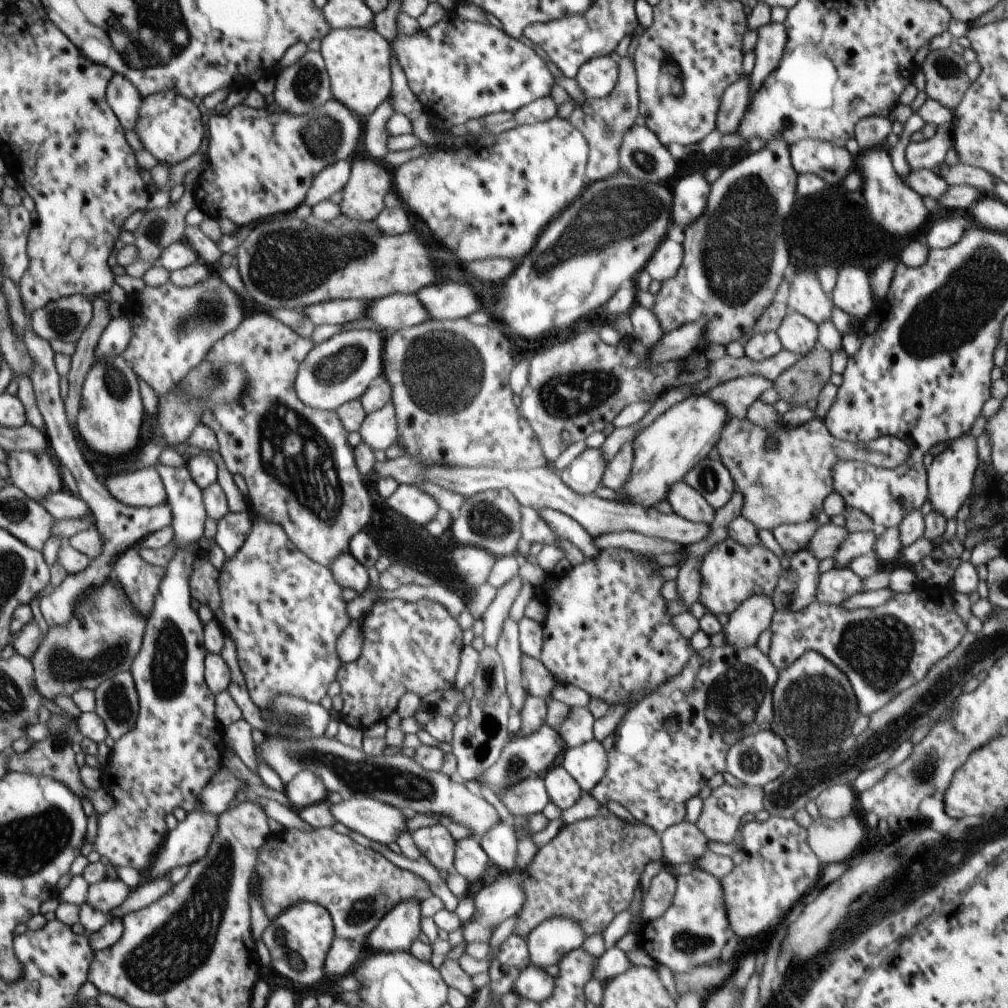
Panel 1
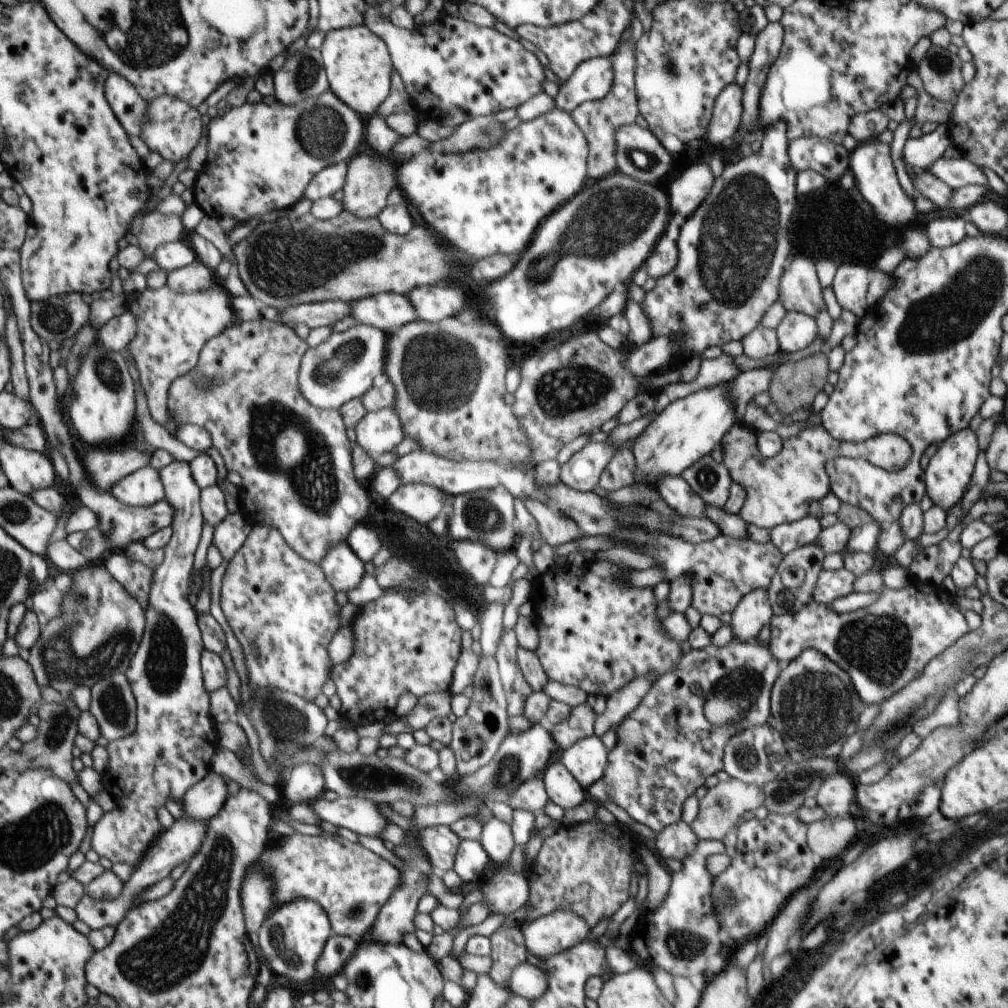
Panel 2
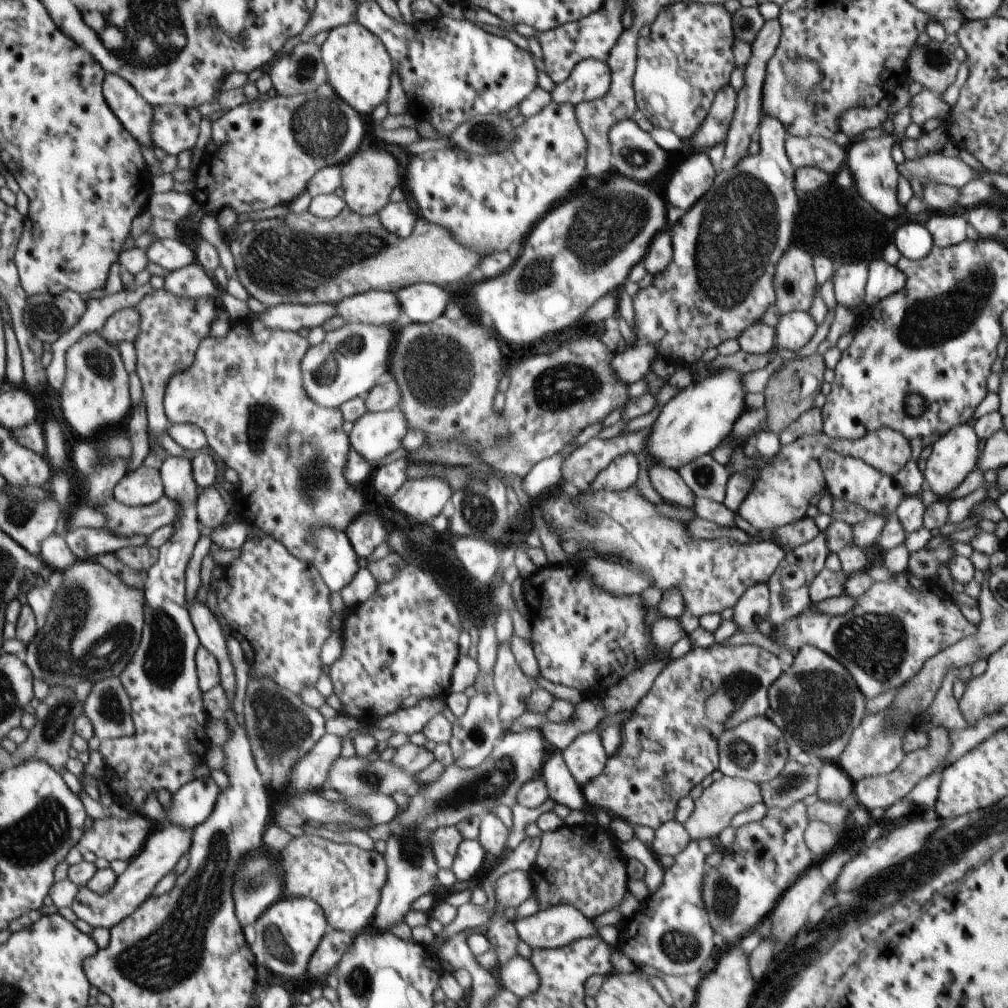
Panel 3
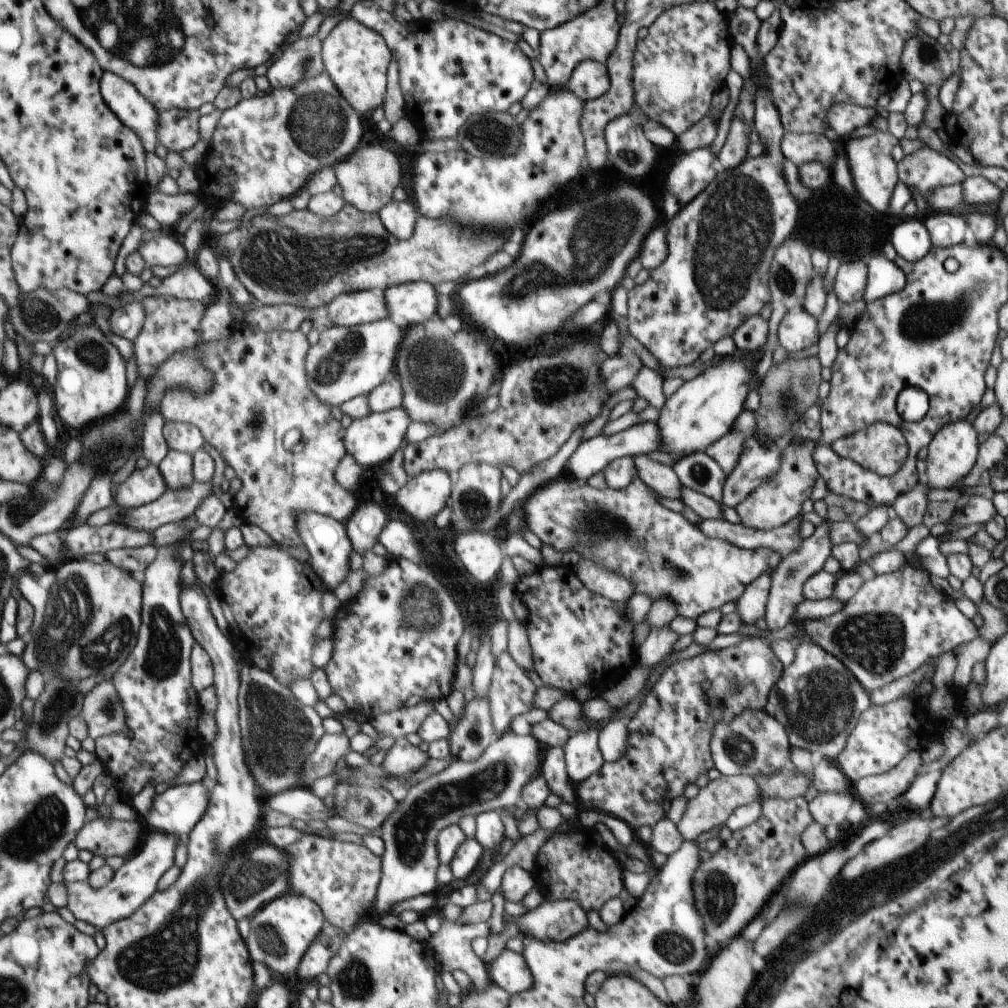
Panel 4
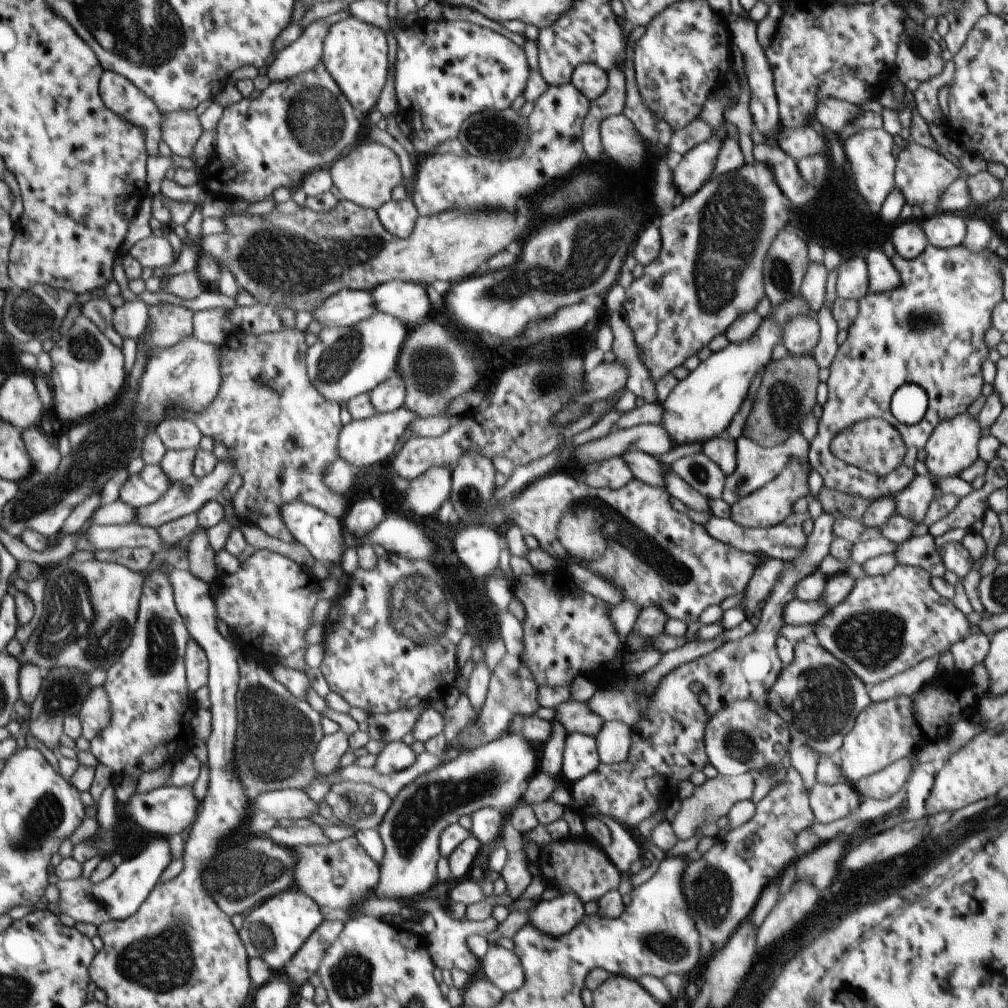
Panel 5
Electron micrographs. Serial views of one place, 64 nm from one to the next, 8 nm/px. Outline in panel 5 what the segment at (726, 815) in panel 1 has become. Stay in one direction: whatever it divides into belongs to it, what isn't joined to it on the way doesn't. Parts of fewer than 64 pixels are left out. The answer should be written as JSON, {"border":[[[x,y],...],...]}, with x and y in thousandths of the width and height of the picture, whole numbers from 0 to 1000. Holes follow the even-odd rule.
{"border":[[[744,767],[735,769],[725,769],[718,771],[712,768],[710,771],[700,773],[696,780],[691,780],[688,787],[685,791],[677,793],[677,800],[672,807],[670,813],[665,816],[668,819],[671,829],[675,833],[687,831],[694,825],[694,820],[698,819],[700,815],[711,815],[715,810],[722,809],[724,802],[730,796],[736,794],[745,794],[747,791],[749,781],[749,774]]]}

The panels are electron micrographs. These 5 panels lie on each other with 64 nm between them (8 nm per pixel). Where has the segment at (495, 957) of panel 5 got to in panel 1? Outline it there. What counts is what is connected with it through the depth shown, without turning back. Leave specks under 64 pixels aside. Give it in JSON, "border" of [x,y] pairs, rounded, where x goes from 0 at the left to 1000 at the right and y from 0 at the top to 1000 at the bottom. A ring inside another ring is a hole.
{"border":[[[525,957],[514,966],[510,974],[510,985],[530,995],[540,994],[550,984],[550,969],[532,958]]]}

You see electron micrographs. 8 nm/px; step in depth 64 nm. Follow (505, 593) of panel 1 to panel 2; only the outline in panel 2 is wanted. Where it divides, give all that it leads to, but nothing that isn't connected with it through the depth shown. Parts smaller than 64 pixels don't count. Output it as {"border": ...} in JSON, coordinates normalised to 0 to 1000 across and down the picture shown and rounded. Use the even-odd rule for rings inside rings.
{"border":[[[488,597],[483,599],[482,605],[476,612],[476,640],[478,651],[491,651],[494,639],[497,635],[498,611],[500,609],[501,599],[498,597]]]}

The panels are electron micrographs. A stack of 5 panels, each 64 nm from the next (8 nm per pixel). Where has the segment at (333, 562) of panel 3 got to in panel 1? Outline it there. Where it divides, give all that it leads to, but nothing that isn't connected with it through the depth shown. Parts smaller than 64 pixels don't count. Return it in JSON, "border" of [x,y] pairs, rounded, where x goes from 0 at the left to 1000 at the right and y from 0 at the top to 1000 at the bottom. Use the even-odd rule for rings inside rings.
{"border":[[[347,548],[338,551],[325,562],[332,575],[341,583],[347,583],[354,588],[361,588],[367,580],[364,564],[354,558]]]}

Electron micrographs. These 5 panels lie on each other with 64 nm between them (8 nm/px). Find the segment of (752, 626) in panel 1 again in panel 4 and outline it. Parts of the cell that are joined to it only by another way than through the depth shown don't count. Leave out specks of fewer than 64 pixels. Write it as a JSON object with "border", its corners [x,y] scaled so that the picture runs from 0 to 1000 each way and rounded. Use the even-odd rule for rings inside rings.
{"border":[[[765,569],[754,570],[747,575],[738,586],[738,589],[729,597],[730,607],[736,619],[748,621],[753,613],[759,613],[759,605],[765,582]]]}

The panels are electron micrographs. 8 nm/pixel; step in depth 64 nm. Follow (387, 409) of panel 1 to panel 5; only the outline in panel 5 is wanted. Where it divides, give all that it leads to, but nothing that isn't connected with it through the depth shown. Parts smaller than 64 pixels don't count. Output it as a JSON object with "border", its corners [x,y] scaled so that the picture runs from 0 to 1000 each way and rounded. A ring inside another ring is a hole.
{"border":[[[401,402],[386,410],[371,410],[367,415],[351,417],[339,424],[334,438],[334,449],[336,454],[340,454],[344,459],[352,464],[360,466],[366,462],[384,458],[391,452],[395,437],[401,433],[406,425],[407,419],[414,415],[408,407]]]}

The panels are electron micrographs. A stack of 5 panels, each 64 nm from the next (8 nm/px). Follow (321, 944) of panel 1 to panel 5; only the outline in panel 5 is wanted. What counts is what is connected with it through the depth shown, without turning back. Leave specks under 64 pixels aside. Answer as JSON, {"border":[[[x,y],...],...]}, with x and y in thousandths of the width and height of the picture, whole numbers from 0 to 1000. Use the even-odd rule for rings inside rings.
{"border":[[[286,881],[282,885],[268,890],[241,908],[242,918],[238,923],[238,931],[246,935],[246,946],[251,951],[260,951],[269,962],[280,962],[291,952],[301,940],[306,930],[316,921],[321,914],[317,900],[305,887],[294,881]]]}

